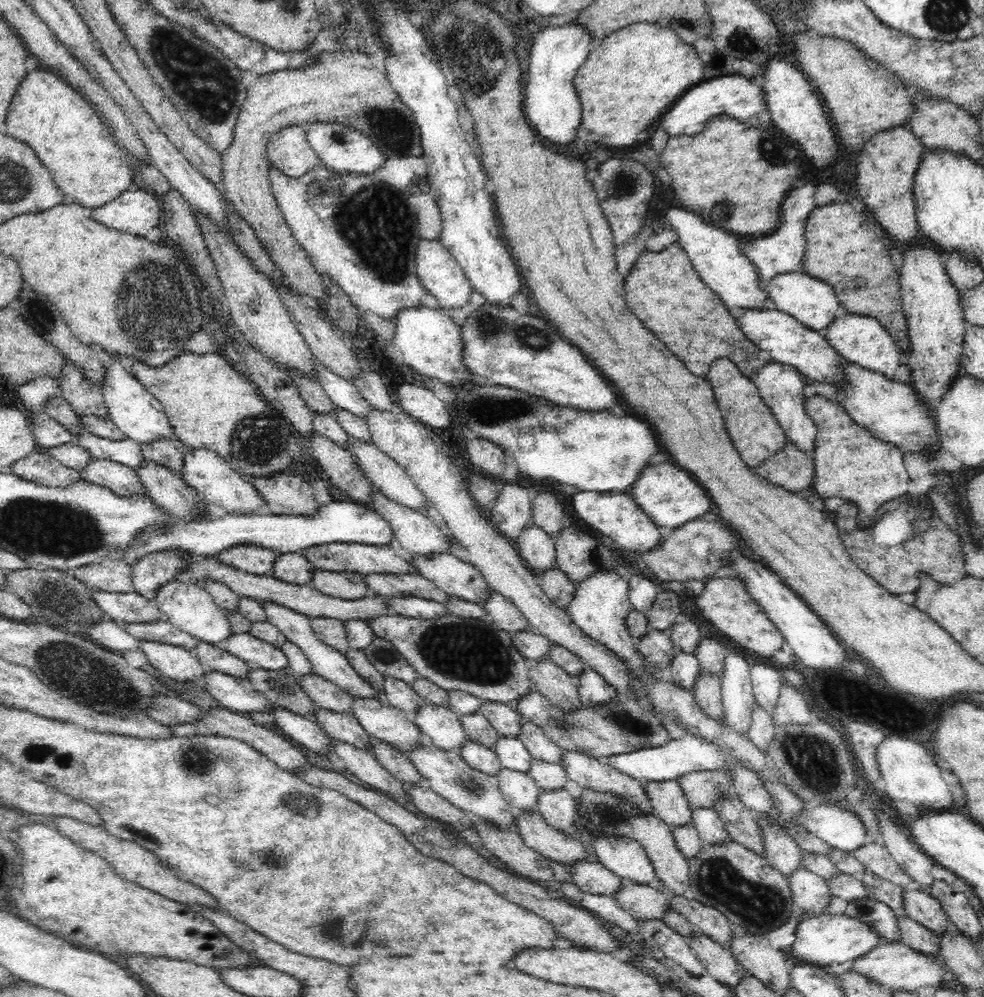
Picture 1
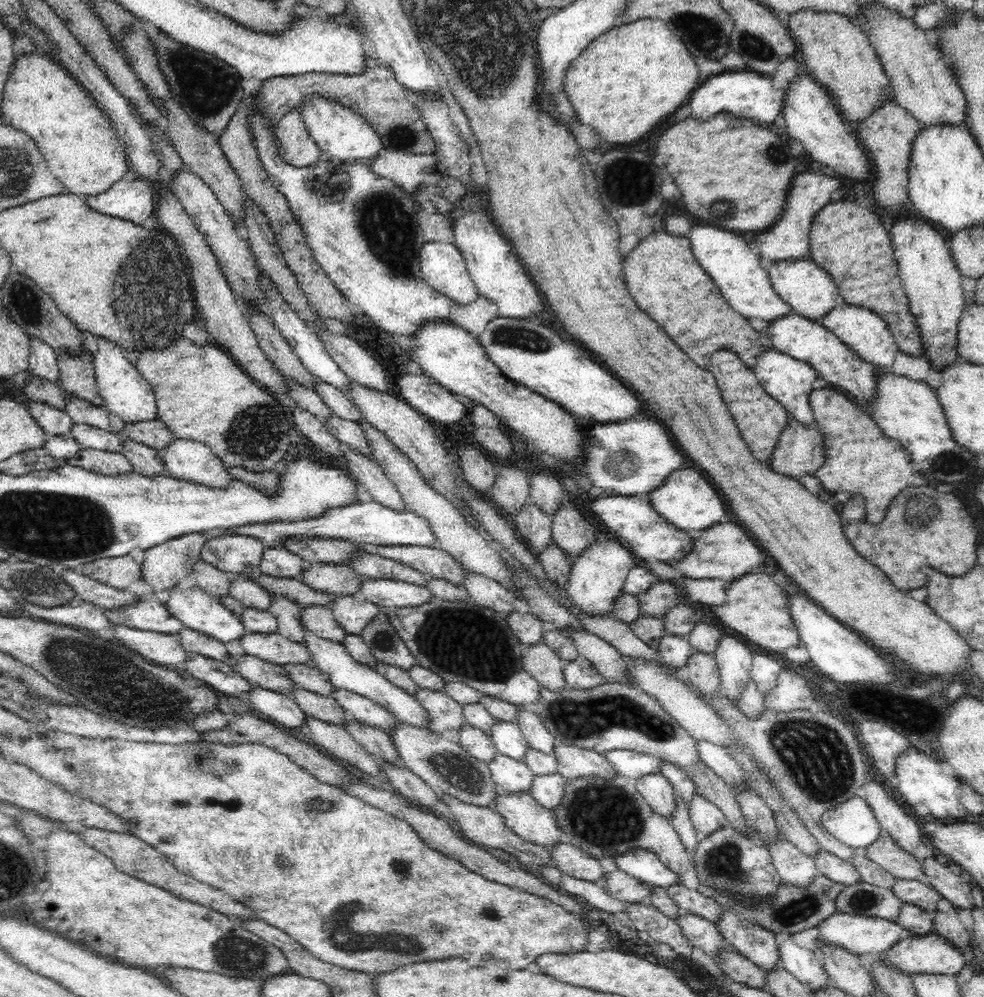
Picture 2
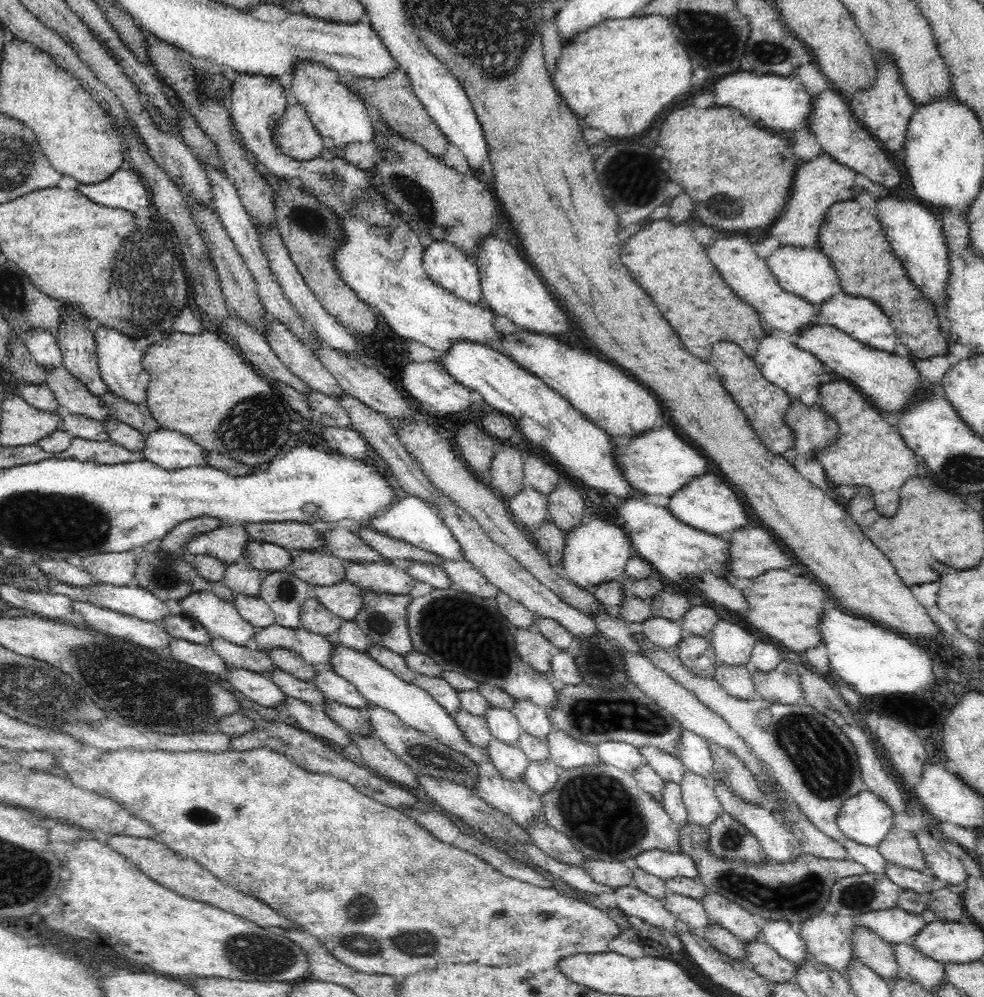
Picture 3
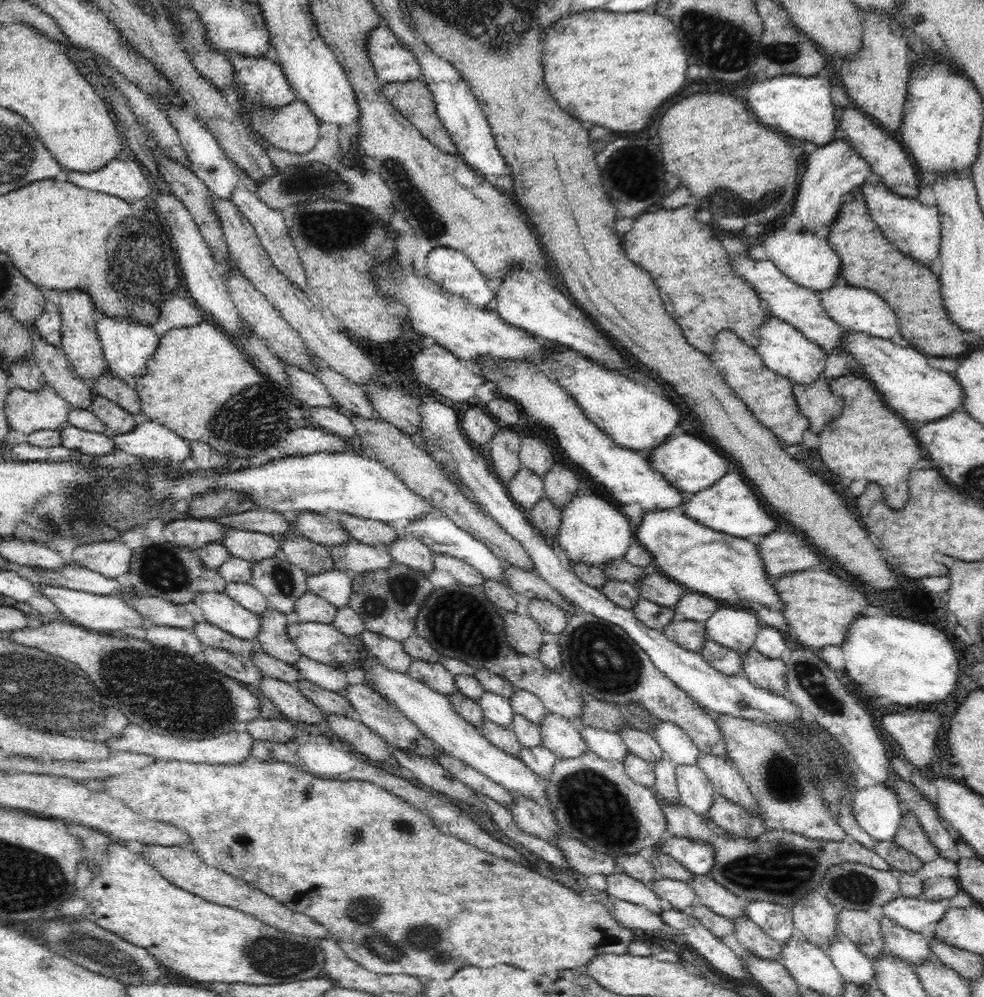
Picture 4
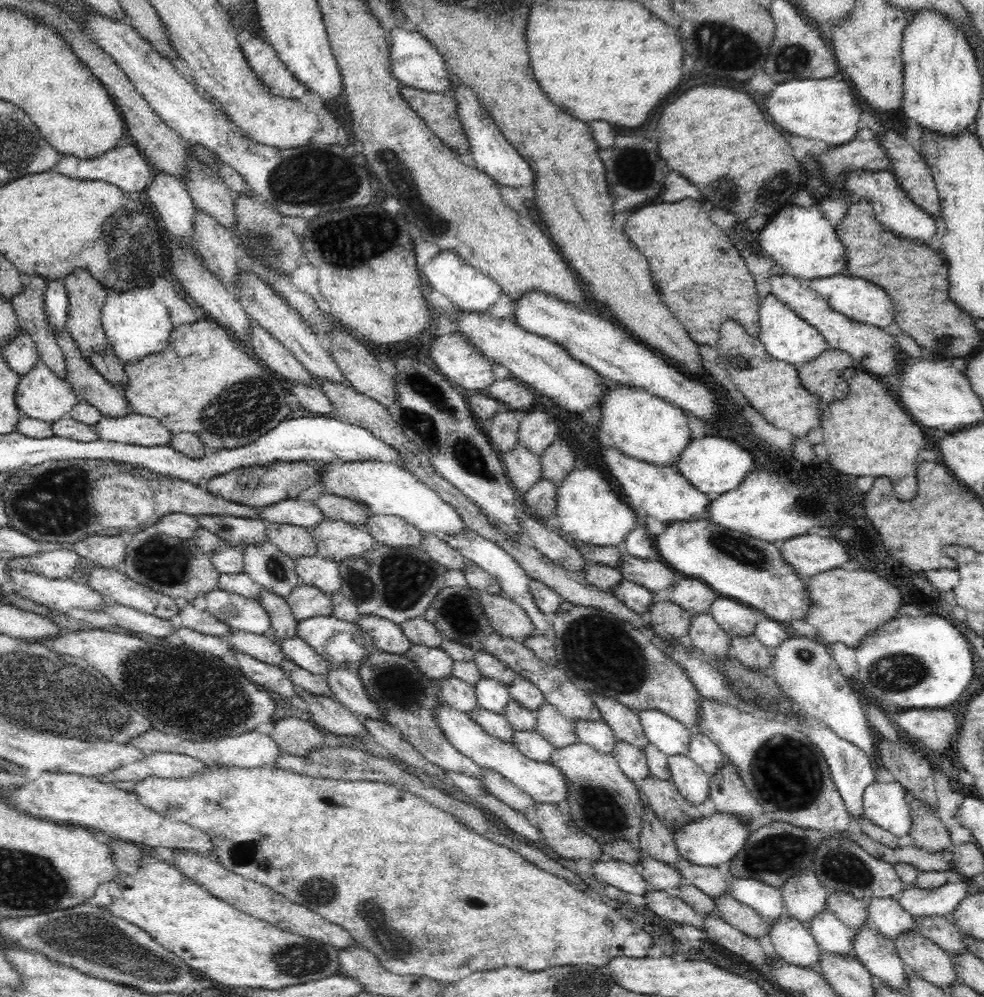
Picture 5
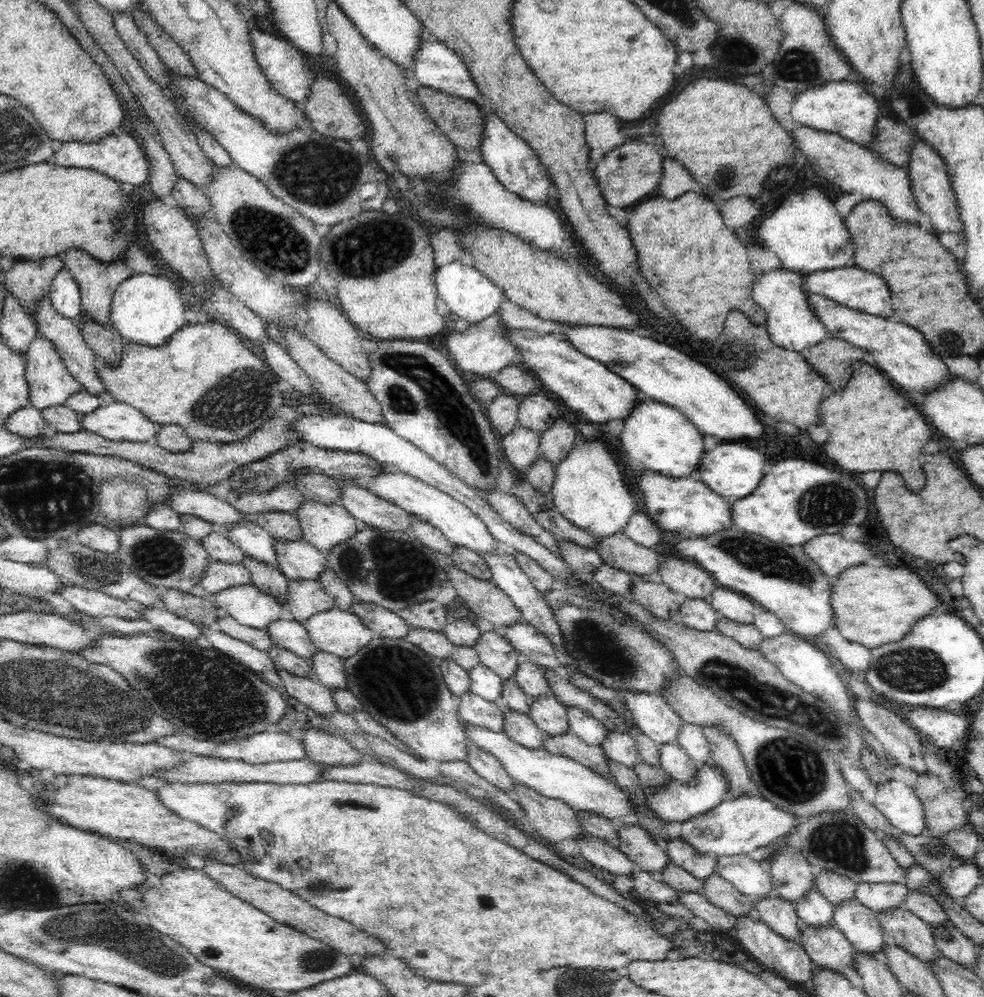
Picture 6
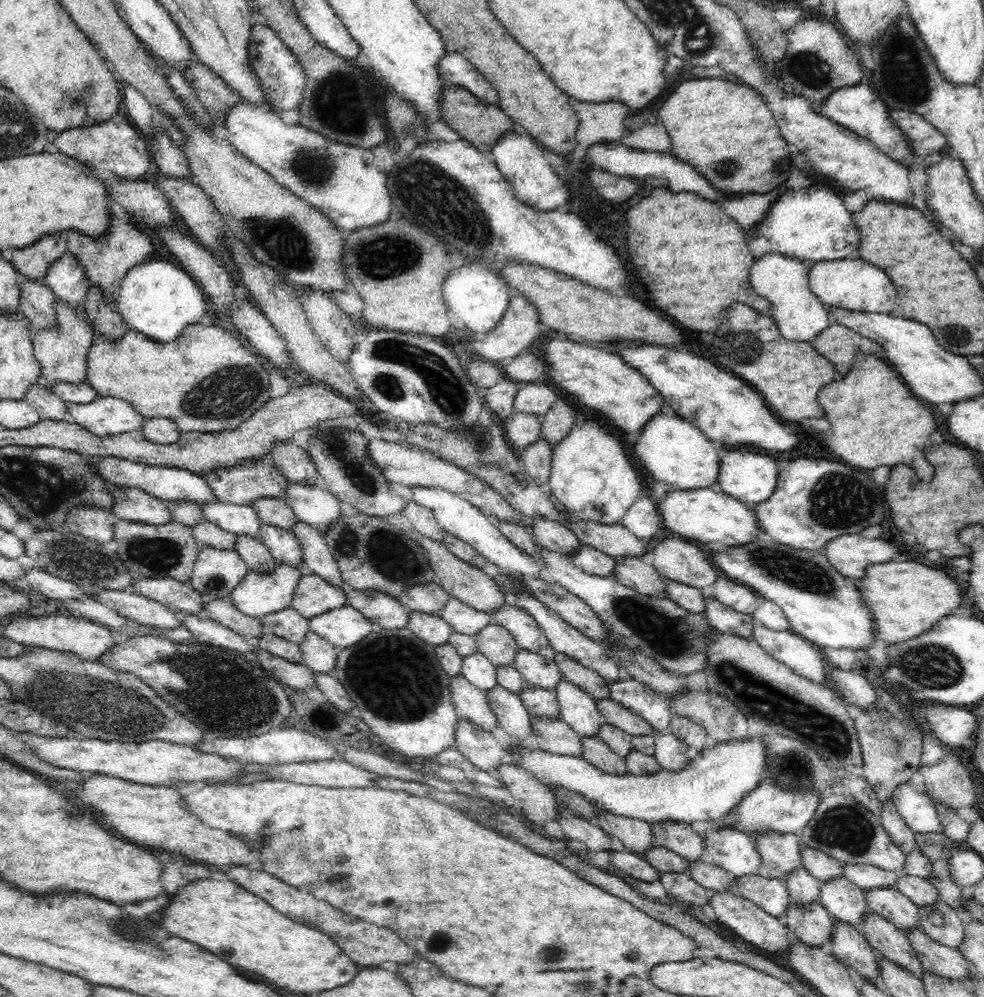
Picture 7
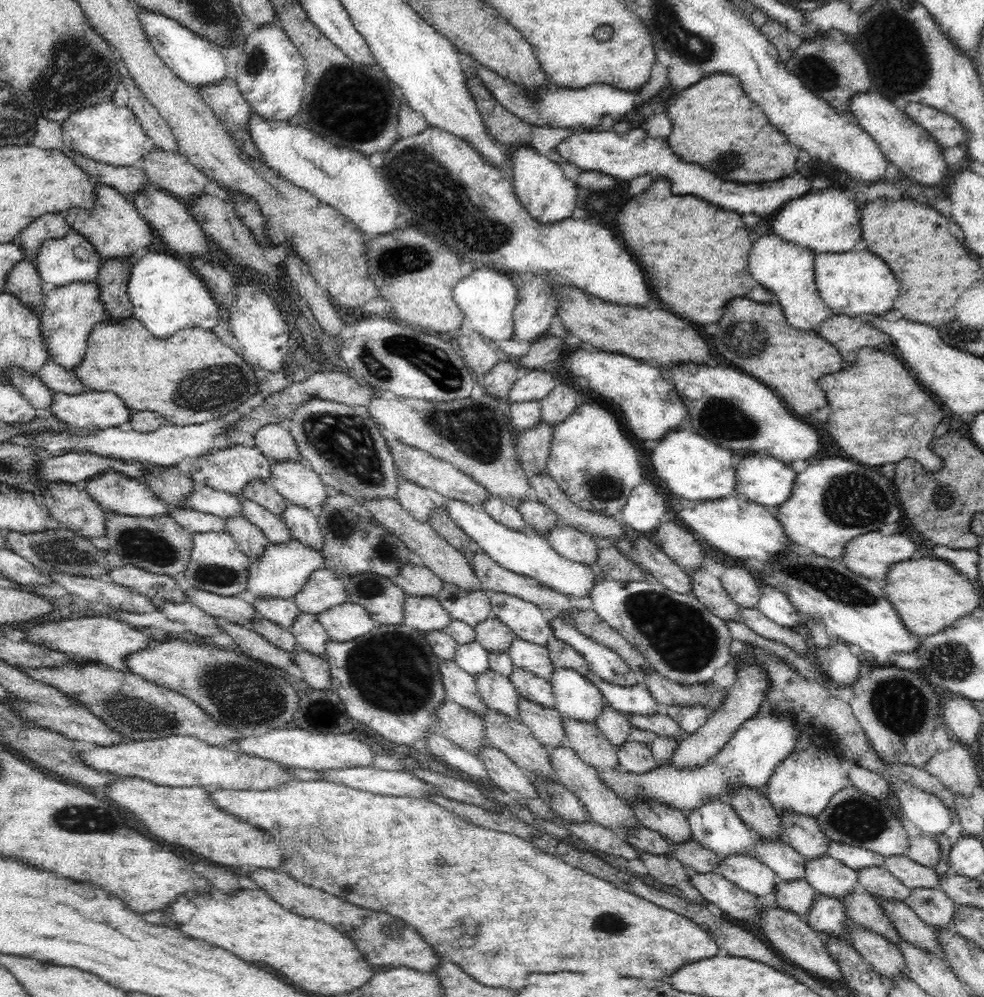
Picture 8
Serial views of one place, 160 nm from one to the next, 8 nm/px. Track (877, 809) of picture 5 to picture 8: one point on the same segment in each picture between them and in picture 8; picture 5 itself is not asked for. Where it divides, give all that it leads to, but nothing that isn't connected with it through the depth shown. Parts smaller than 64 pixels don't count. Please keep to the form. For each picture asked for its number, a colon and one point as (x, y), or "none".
6: (895, 800)
7: (918, 810)
8: (927, 812)

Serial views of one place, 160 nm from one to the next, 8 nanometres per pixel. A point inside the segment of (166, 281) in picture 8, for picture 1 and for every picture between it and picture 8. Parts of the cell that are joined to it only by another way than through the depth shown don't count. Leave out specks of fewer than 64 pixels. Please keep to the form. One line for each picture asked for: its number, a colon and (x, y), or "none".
1: (138, 415)
2: (126, 394)
3: (119, 361)
4: (128, 345)
5: (136, 324)
6: (146, 309)
7: (156, 298)

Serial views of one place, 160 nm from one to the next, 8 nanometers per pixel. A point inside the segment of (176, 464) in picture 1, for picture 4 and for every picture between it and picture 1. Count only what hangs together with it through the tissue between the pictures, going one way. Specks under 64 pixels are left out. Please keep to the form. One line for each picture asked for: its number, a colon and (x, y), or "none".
2: (154, 433)
3: (138, 416)
4: (115, 390)

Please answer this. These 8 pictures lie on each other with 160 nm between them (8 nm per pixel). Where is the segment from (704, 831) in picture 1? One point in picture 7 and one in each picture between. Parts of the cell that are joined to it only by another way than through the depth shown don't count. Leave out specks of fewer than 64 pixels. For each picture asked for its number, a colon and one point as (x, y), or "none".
2: (706, 817)
3: (703, 807)
4: (695, 792)
5: (692, 783)
6: (677, 764)
7: (671, 753)

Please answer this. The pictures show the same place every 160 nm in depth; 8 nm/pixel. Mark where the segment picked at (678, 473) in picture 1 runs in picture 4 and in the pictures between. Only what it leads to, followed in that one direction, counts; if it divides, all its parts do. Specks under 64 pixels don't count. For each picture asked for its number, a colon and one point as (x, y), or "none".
2: (685, 499)
3: (707, 503)
4: (731, 506)

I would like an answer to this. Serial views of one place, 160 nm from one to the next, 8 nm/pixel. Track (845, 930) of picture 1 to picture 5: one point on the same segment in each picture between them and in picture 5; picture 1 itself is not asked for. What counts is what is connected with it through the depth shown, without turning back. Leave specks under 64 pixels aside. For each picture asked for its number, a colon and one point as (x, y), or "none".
2: (859, 934)
3: (894, 925)
4: (916, 914)
5: (940, 901)

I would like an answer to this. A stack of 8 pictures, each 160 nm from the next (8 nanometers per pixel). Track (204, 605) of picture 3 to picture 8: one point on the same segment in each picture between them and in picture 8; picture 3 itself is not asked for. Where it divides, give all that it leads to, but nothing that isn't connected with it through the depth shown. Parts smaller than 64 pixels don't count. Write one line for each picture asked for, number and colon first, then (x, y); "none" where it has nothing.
4: (218, 609)
5: (245, 614)
6: (246, 604)
7: (257, 595)
8: (281, 572)

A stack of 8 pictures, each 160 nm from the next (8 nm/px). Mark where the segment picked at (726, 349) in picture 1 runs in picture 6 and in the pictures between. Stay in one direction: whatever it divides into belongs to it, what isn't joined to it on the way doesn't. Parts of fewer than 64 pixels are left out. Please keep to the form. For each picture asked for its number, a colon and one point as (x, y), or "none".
2: (662, 276)
3: (666, 260)
4: (690, 267)
5: (700, 276)
6: (699, 268)

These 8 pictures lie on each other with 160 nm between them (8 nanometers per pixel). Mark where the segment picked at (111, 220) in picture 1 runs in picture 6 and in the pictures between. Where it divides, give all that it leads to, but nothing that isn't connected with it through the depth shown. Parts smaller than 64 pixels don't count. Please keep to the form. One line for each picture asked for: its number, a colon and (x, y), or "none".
2: (135, 201)
3: (124, 189)
4: (126, 179)
5: (126, 167)
6: (120, 156)

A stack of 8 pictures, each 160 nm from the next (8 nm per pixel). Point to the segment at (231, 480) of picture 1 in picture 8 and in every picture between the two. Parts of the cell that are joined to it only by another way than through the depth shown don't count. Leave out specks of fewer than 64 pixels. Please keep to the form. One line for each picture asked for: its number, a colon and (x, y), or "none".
2: (189, 460)
3: (171, 450)
4: (149, 439)
5: (136, 429)
6: (118, 421)
7: (105, 416)
8: (91, 410)

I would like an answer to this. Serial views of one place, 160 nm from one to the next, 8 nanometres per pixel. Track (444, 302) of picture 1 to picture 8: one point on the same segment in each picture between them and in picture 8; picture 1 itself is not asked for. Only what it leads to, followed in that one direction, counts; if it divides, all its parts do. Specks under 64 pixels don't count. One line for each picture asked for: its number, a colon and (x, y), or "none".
2: (442, 266)
3: (447, 266)
4: (450, 269)
5: (468, 289)
6: (469, 294)
7: (476, 298)
8: (487, 297)

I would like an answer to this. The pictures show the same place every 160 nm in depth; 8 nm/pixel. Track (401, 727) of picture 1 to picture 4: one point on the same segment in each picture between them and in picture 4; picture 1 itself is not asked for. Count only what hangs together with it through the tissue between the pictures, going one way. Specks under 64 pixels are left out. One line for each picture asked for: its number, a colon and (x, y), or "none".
2: (359, 709)
3: (335, 689)
4: (330, 678)

